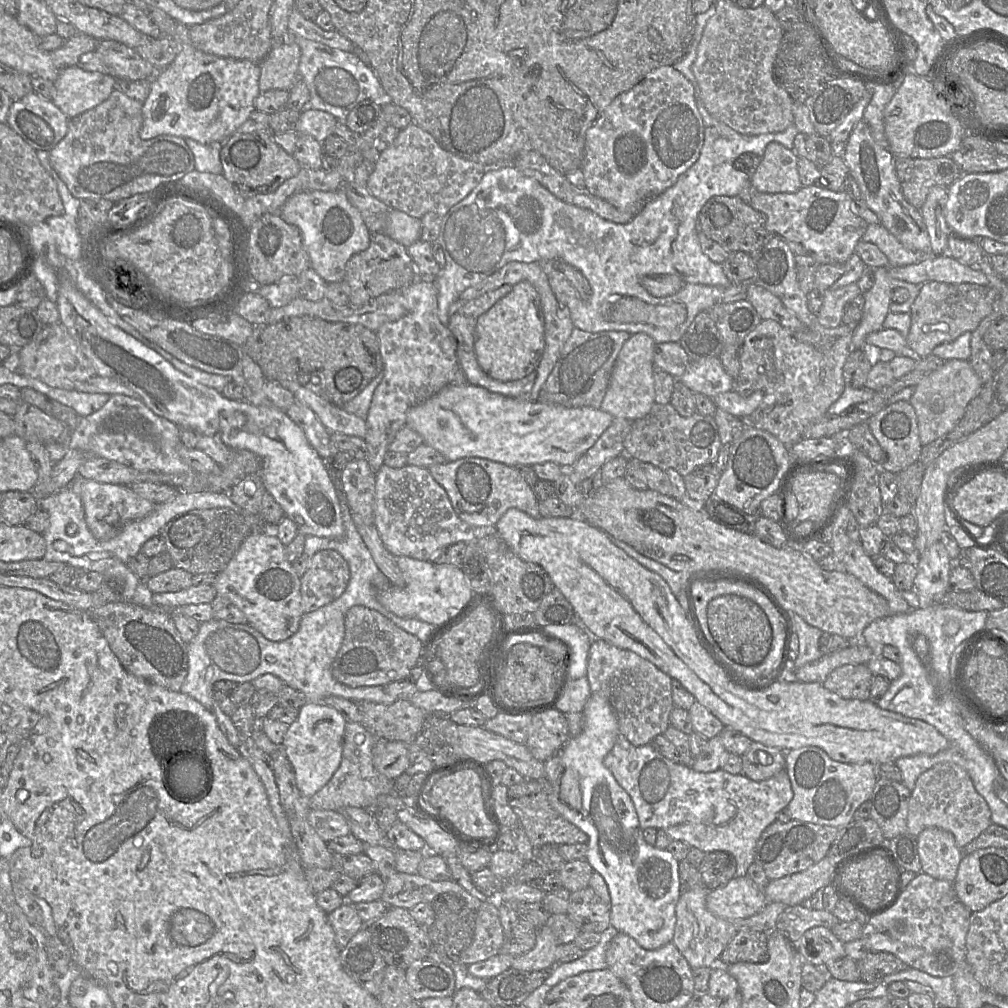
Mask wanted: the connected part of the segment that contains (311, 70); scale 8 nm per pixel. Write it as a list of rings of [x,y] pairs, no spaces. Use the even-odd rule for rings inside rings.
[[[289,36],[301,50],[298,79],[306,84],[310,92],[309,107],[328,112],[338,122],[344,122],[350,111],[361,101],[386,100],[386,92],[372,68],[352,52],[331,48],[300,36]]]

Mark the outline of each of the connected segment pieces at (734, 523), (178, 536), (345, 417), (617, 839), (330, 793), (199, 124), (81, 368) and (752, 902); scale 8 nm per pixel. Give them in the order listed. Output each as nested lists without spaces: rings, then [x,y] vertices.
[[[714,493],[703,503],[693,505],[701,508],[715,523],[745,534],[753,534],[755,523],[761,517],[759,508],[754,513],[747,514]]]
[[[230,508],[191,510],[170,520],[160,531],[174,568],[192,575],[218,574],[231,561],[245,539],[254,531],[246,519]]]
[[[290,383],[286,389],[293,393],[296,401],[308,406],[330,432],[365,437],[367,425],[364,418],[346,412],[341,406],[328,403],[297,383]]]
[[[607,688],[591,694],[582,714],[581,733],[570,737],[560,750],[544,762],[548,799],[560,815],[589,837],[586,861],[603,877],[607,885],[610,895],[610,925],[633,938],[642,948],[655,950],[673,939],[675,908],[680,897],[679,862],[666,849],[660,850],[646,843],[630,796],[604,765],[605,757],[620,735],[617,717],[607,698]]]
[[[346,723],[339,768],[330,781],[308,799],[309,809],[339,811],[347,806],[370,809],[380,796],[392,792],[393,780],[379,773],[373,765],[372,748],[377,739],[362,724]]]
[[[181,22],[175,23],[175,32],[173,39],[179,45],[179,53],[177,54],[174,61],[165,69],[158,71],[152,79],[141,79],[150,80],[150,93],[142,106],[143,124],[139,131],[139,136],[142,140],[149,140],[159,135],[173,135],[182,138],[191,138],[201,144],[209,144],[211,142],[227,141],[228,138],[236,132],[237,128],[240,127],[249,117],[249,115],[255,110],[254,101],[260,94],[259,91],[259,77],[260,77],[260,66],[259,63],[254,63],[249,60],[232,59],[215,56],[212,54],[205,53],[197,49],[189,36],[189,27]]]
[[[60,322],[45,326],[34,341],[17,351],[20,357],[20,373],[54,388],[74,390],[75,382],[84,381],[96,375],[90,360]]]
[[[747,876],[734,877],[726,885],[710,891],[706,896],[707,909],[729,921],[749,918],[767,904],[764,892]]]

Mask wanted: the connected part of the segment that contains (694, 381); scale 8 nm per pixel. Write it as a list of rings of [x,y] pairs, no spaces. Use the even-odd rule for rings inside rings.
[[[719,357],[690,362],[678,380],[693,393],[701,393],[710,398],[734,388],[734,380],[724,370]]]

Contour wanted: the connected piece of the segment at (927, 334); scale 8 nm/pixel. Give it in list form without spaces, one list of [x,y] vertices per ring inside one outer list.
[[[925,282],[911,306],[911,327],[906,337],[908,353],[916,358],[932,354],[933,349],[943,343],[952,342],[965,332],[973,332],[980,322],[995,309],[998,292],[990,287],[972,283],[950,284],[943,282]]]

